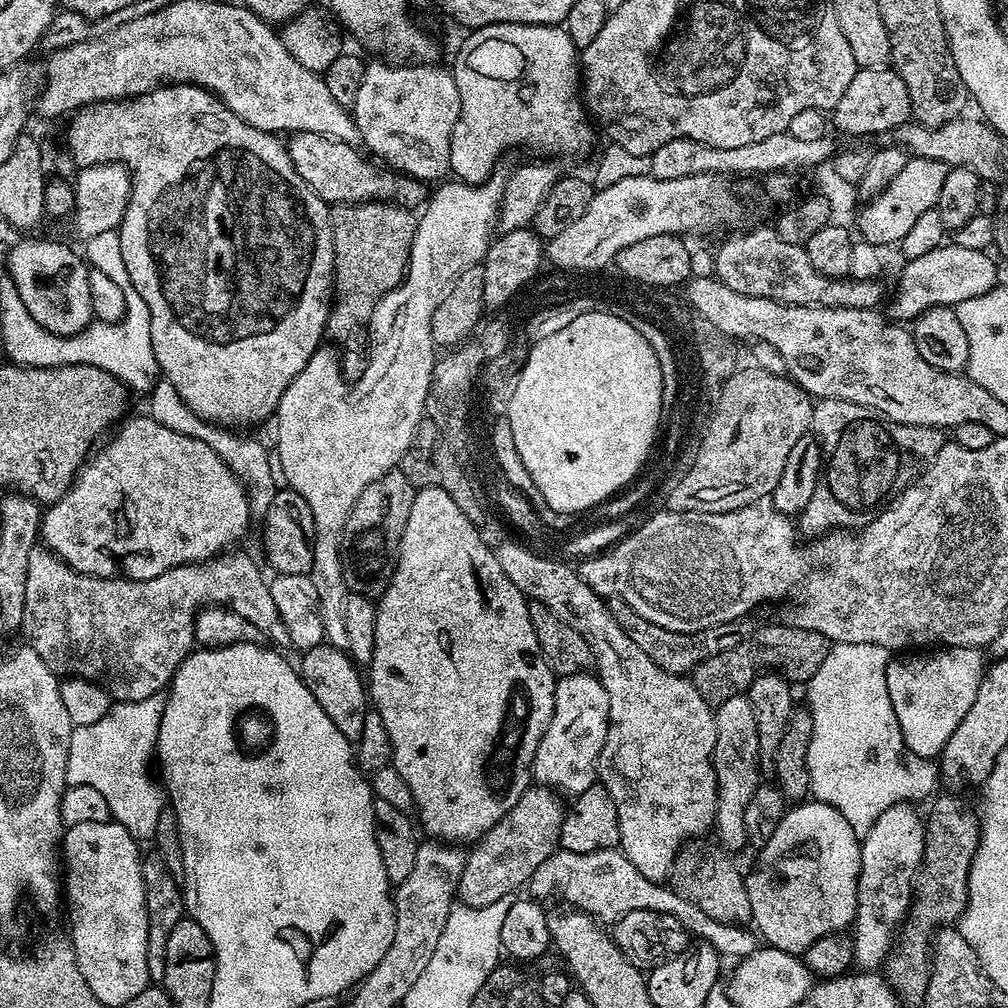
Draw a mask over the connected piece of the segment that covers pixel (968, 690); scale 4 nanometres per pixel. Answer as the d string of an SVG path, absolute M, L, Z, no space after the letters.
M936 646L931 650L908 650L889 659L886 690L890 690L890 706L894 706L904 745L923 760L939 757L950 734L958 730L958 722L966 718L984 677L984 654L978 648Z

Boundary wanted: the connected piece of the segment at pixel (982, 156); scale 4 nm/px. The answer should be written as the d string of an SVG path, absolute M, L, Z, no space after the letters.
M957 118L939 124L936 128L928 128L925 124L909 122L896 128L895 143L912 156L934 158L938 162L949 166L963 166L974 170L974 174L981 180L999 181L1000 176L1000 135L992 129L992 125L983 119L964 120Z

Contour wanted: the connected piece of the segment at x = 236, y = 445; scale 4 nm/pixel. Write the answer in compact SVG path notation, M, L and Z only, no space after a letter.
M160 380L154 385L149 398L150 408L148 414L156 422L161 422L162 426L167 426L172 430L177 430L180 434L186 434L188 437L197 438L200 442L206 442L210 450L216 454L228 466L245 487L249 495L249 505L253 511L262 514L273 501L274 494L278 491L278 480L274 469L271 455L266 452L265 446L254 438L246 438L244 434L238 433L223 425L211 424L194 414L184 402L182 402L177 391L174 390L172 383Z

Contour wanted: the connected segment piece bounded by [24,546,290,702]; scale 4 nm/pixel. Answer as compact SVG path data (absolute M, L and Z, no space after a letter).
M37 546L34 550L30 550L30 566L26 570L26 610L24 611L24 623L26 625L26 632L32 635L30 647L38 654L38 658L42 658L42 662L46 662L46 666L50 666L50 670L55 672L57 677L85 676L83 678L85 681L102 687L108 692L113 701L123 702L126 700L141 700L142 698L159 696L167 689L168 685L172 682L172 675L178 670L178 666L182 666L182 662L188 657L188 653L193 651L196 644L194 622L202 608L219 606L234 610L234 614L242 614L242 618L254 622L254 626L258 626L263 637L268 639L269 636L273 640L269 640L273 645L290 645L290 634L286 632L286 626L282 622L282 614L278 614L278 606L274 606L274 597L271 596L268 589L269 581L266 579L266 576L264 580L259 566L246 553L236 551L240 550L225 550L220 555L213 556L211 560L201 560L199 564L182 564L177 568L166 570L166 574L158 574L158 578L150 578L149 580L122 580L117 578L111 580L110 578L102 578L101 576L82 574L70 567L64 560L58 559L47 548Z

